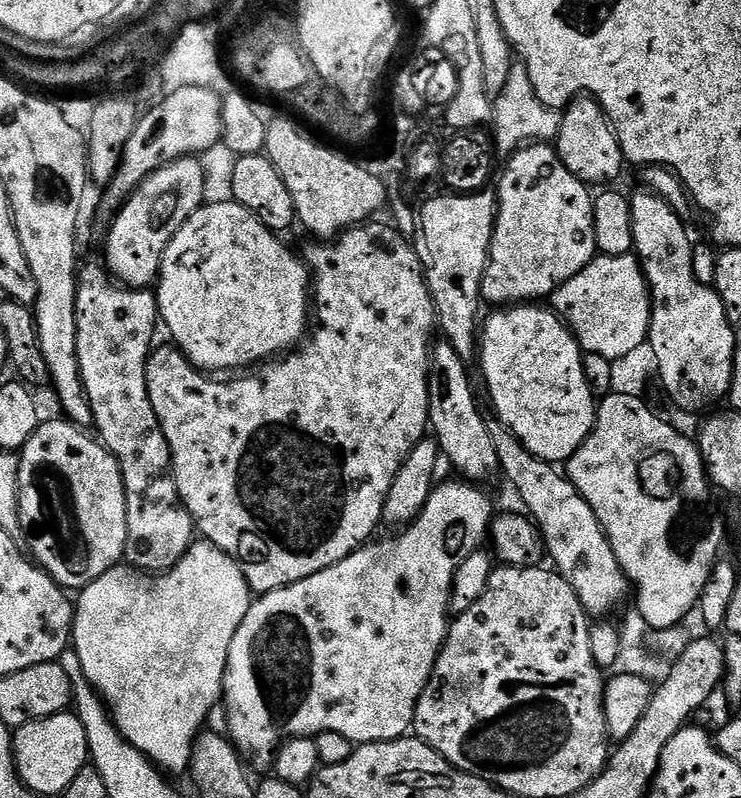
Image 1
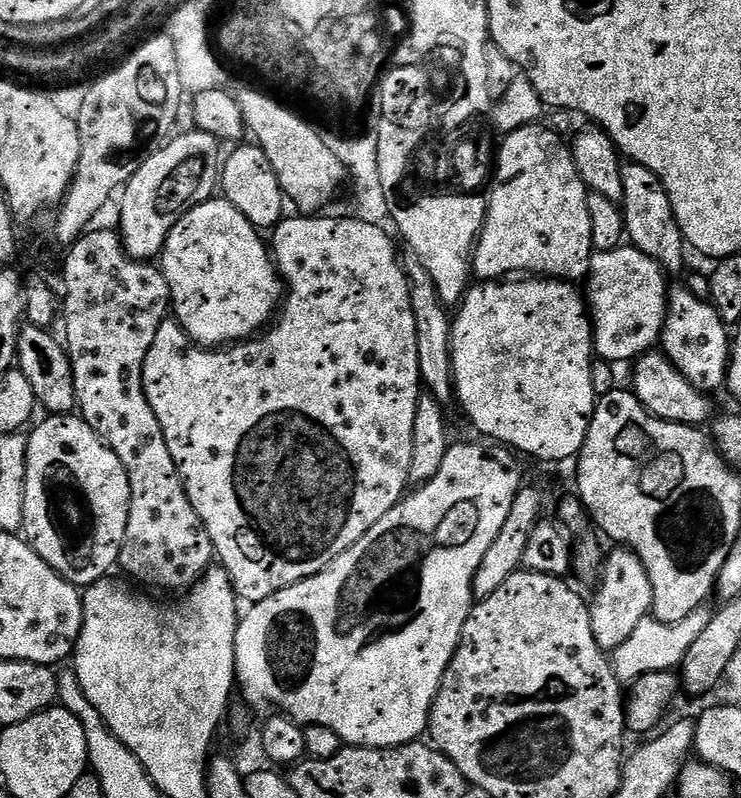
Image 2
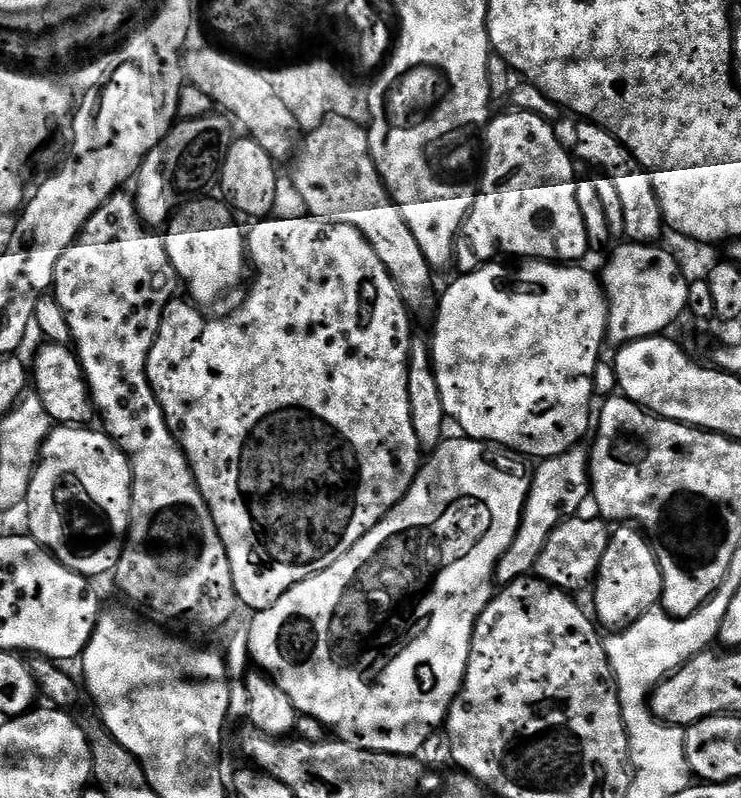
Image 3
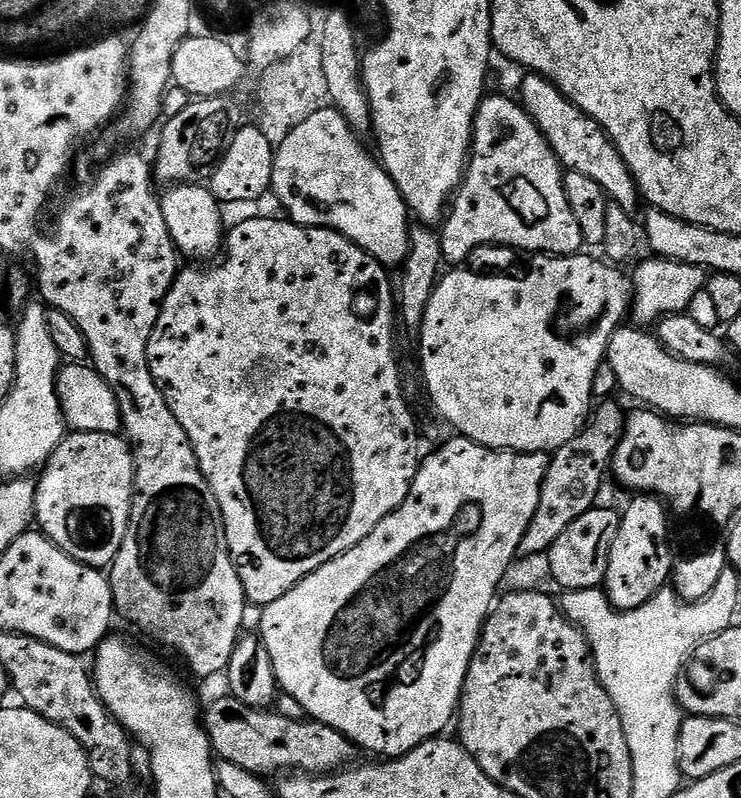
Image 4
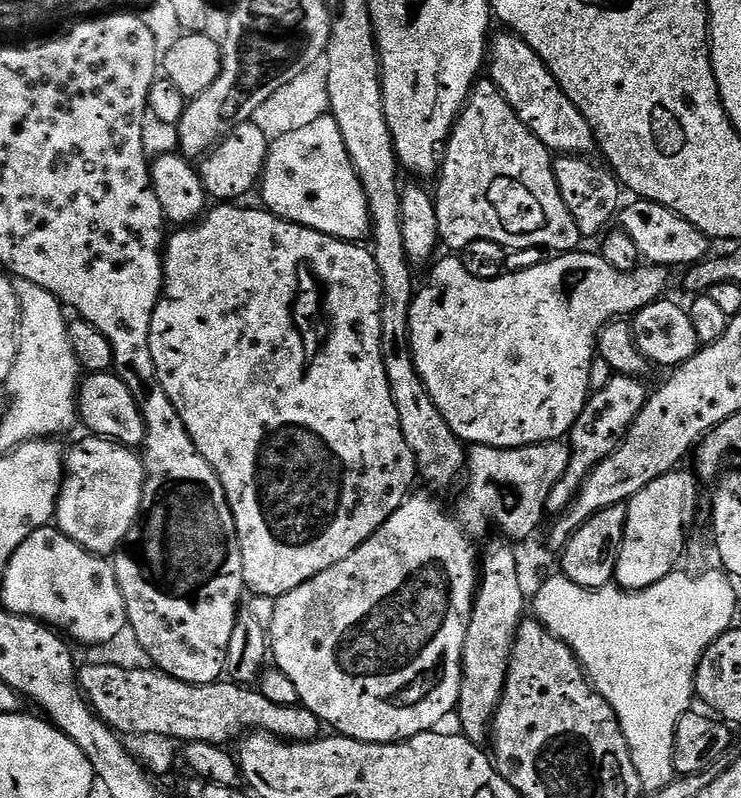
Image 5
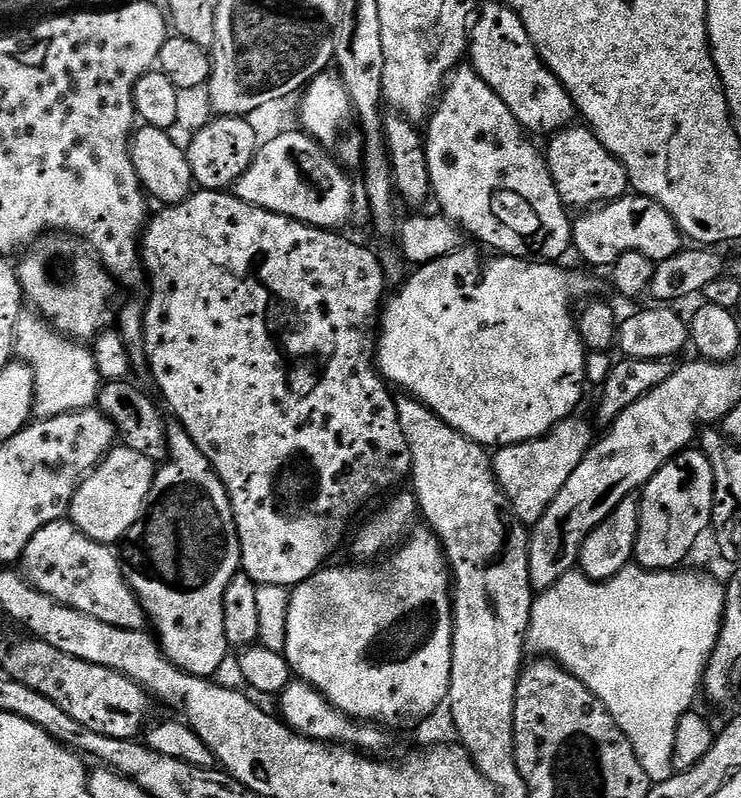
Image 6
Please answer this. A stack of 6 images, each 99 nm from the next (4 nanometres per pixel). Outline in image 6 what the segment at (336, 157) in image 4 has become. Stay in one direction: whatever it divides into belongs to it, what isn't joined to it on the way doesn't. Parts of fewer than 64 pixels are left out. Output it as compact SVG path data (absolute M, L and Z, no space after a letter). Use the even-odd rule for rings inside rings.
M295 130L257 147L254 162L250 170L238 178L234 194L255 208L301 220L313 228L336 230L341 227L339 224L347 222L352 212L352 184L347 175L349 173L307 132Z

